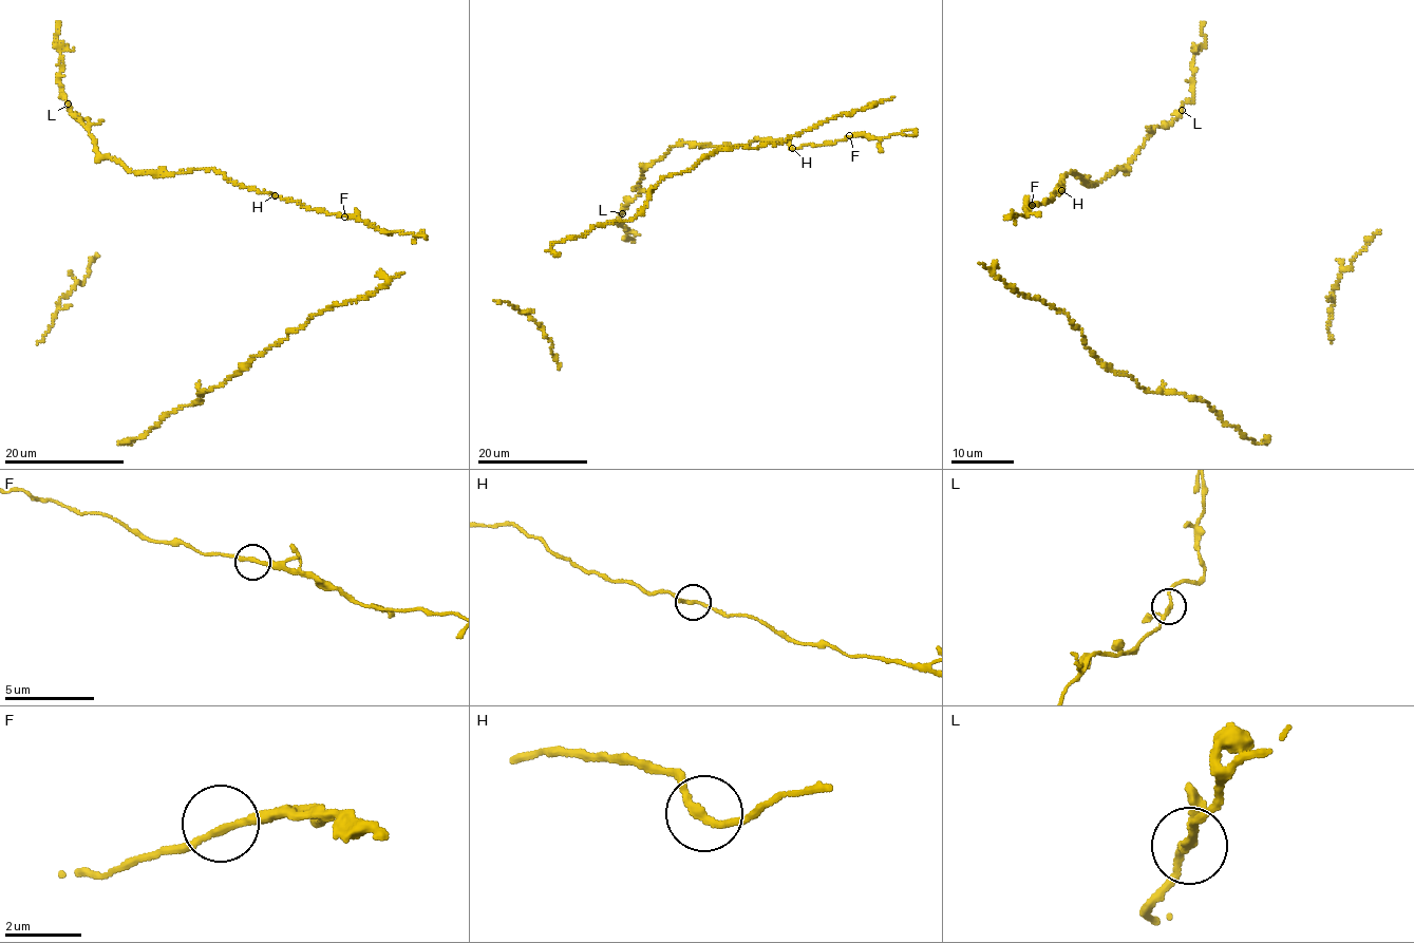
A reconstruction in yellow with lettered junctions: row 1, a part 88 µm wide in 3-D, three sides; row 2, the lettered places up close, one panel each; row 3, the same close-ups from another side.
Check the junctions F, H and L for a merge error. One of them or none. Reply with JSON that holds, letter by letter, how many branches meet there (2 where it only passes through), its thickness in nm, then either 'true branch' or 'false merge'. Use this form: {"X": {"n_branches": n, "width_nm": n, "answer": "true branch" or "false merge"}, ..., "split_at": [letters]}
{"F": {"n_branches": 2, "width_nm": 180, "answer": "true branch"}, "H": {"n_branches": 2, "width_nm": 190, "answer": "true branch"}, "L": {"n_branches": 3, "width_nm": 150, "answer": "true branch"}, "split_at": []}

